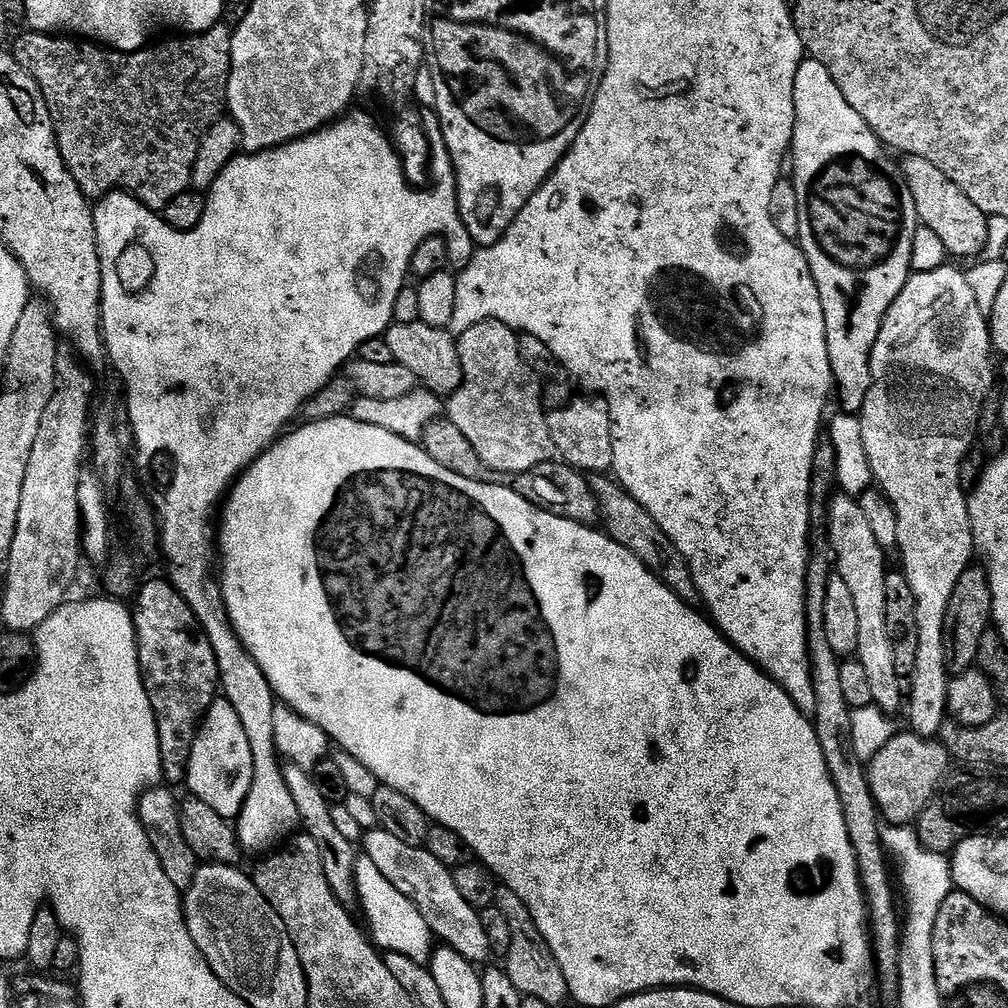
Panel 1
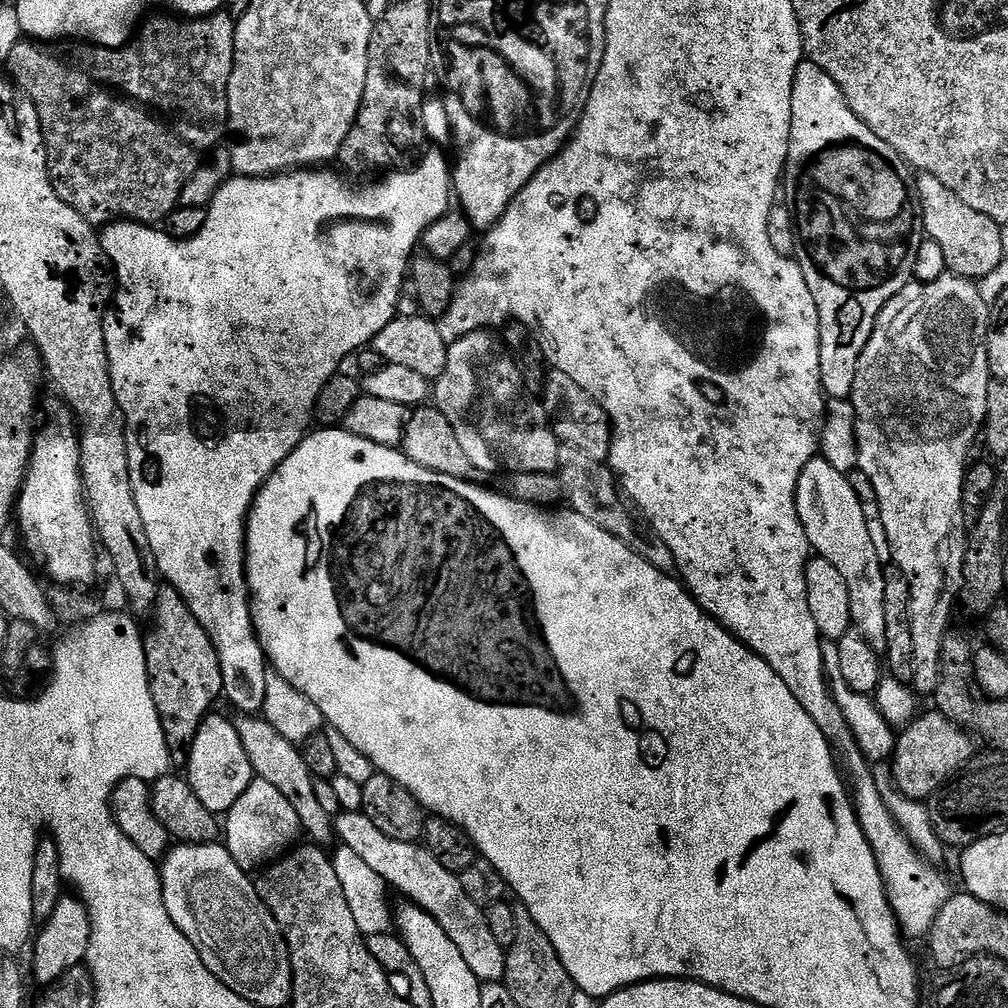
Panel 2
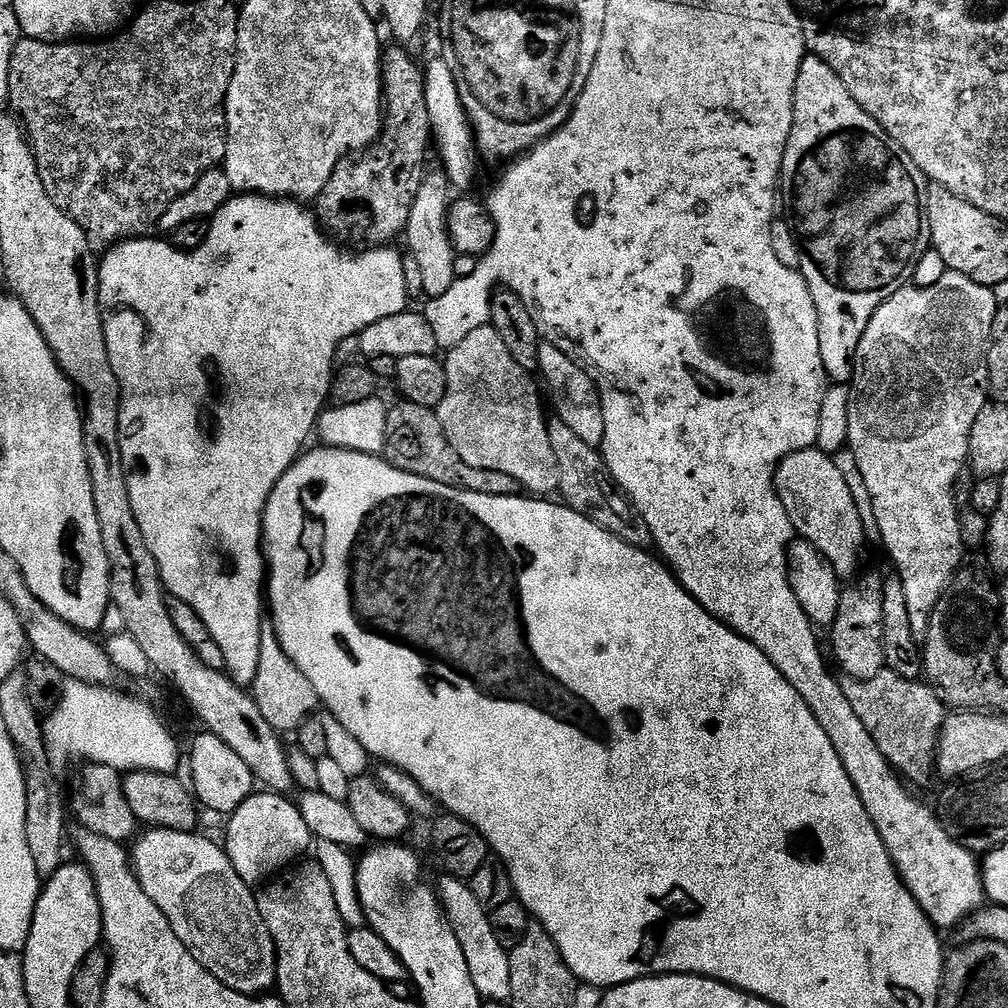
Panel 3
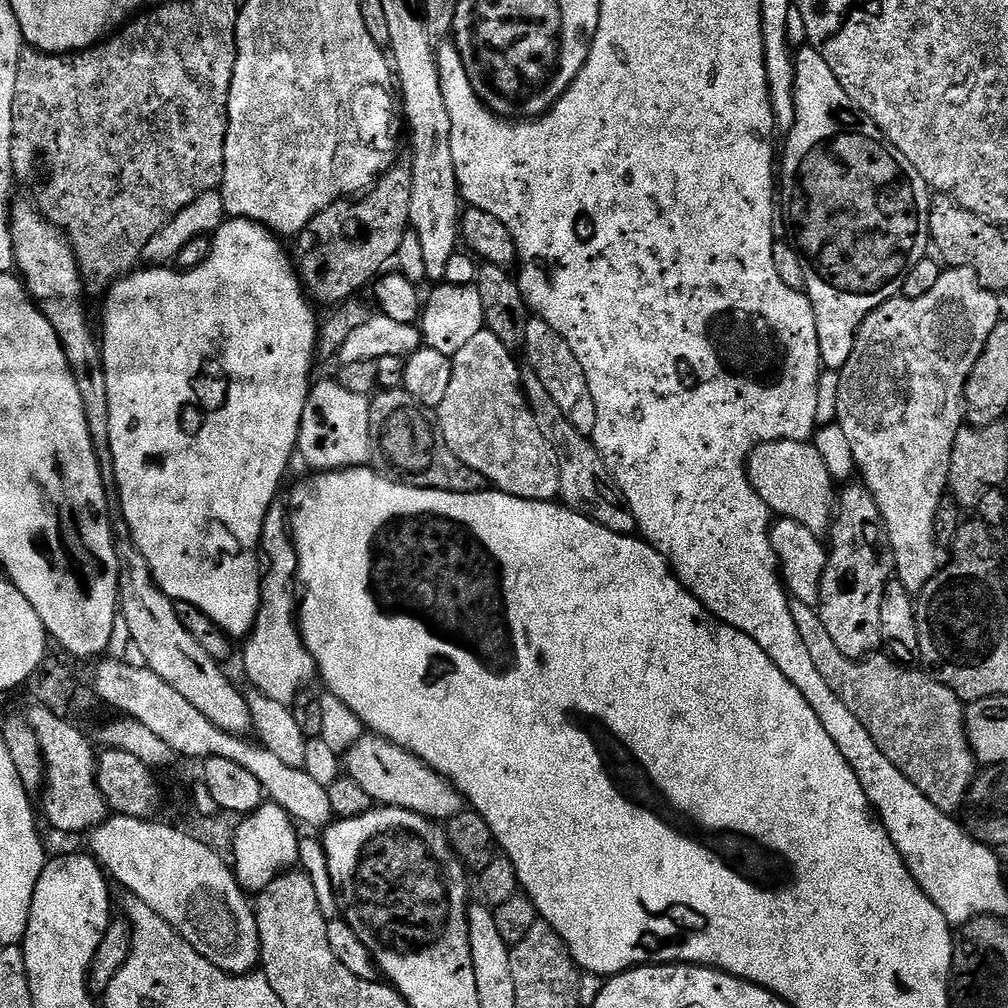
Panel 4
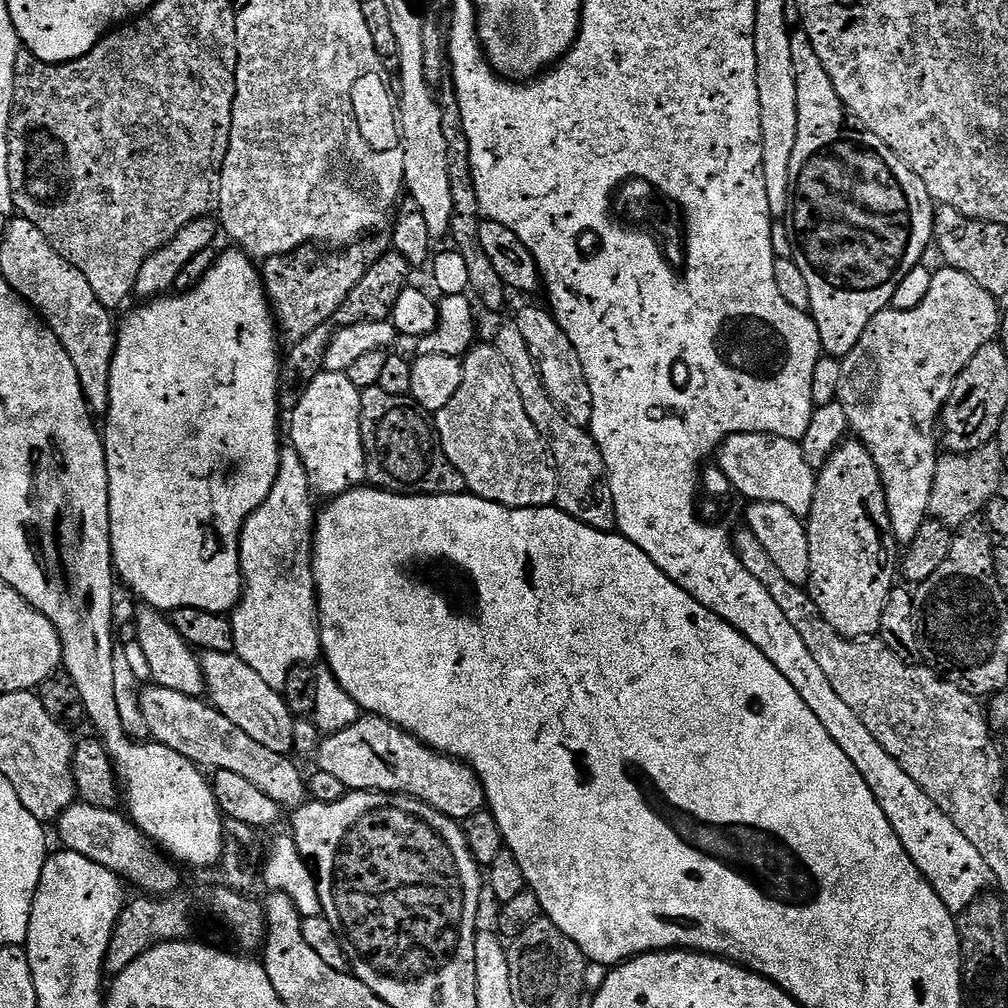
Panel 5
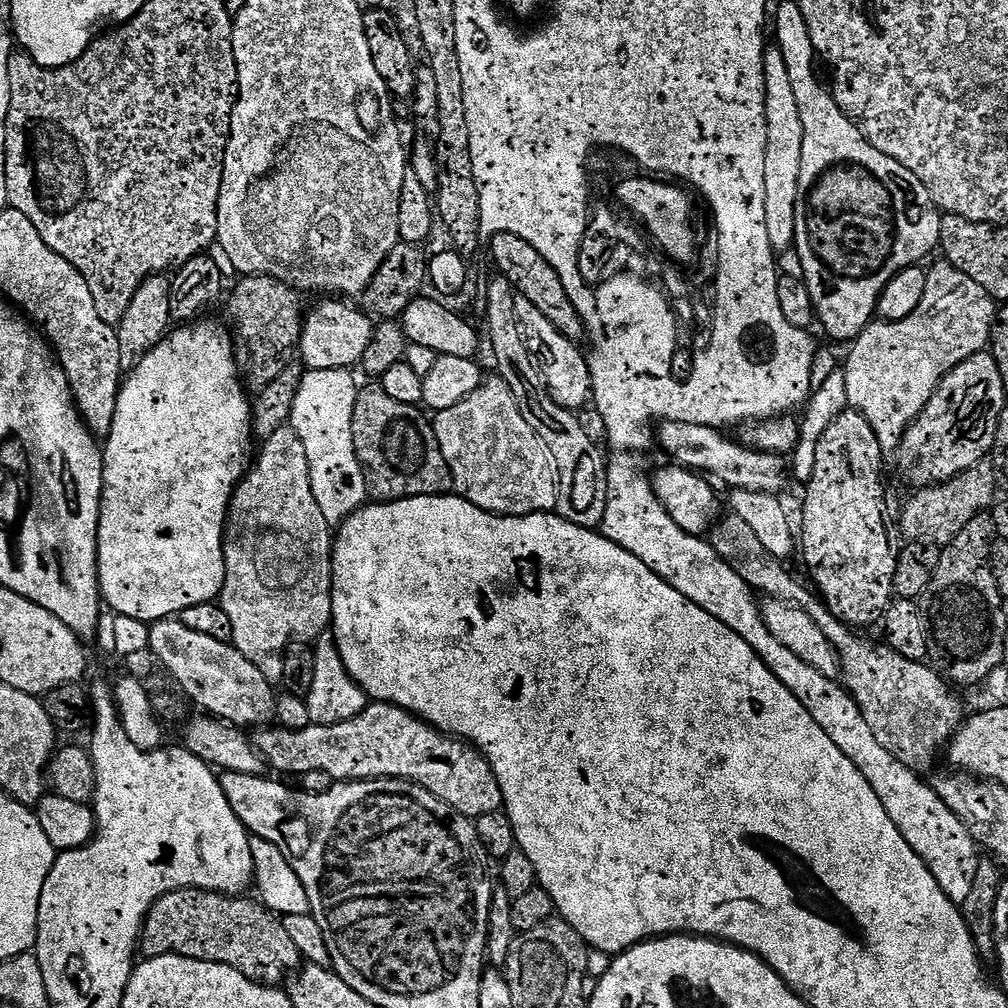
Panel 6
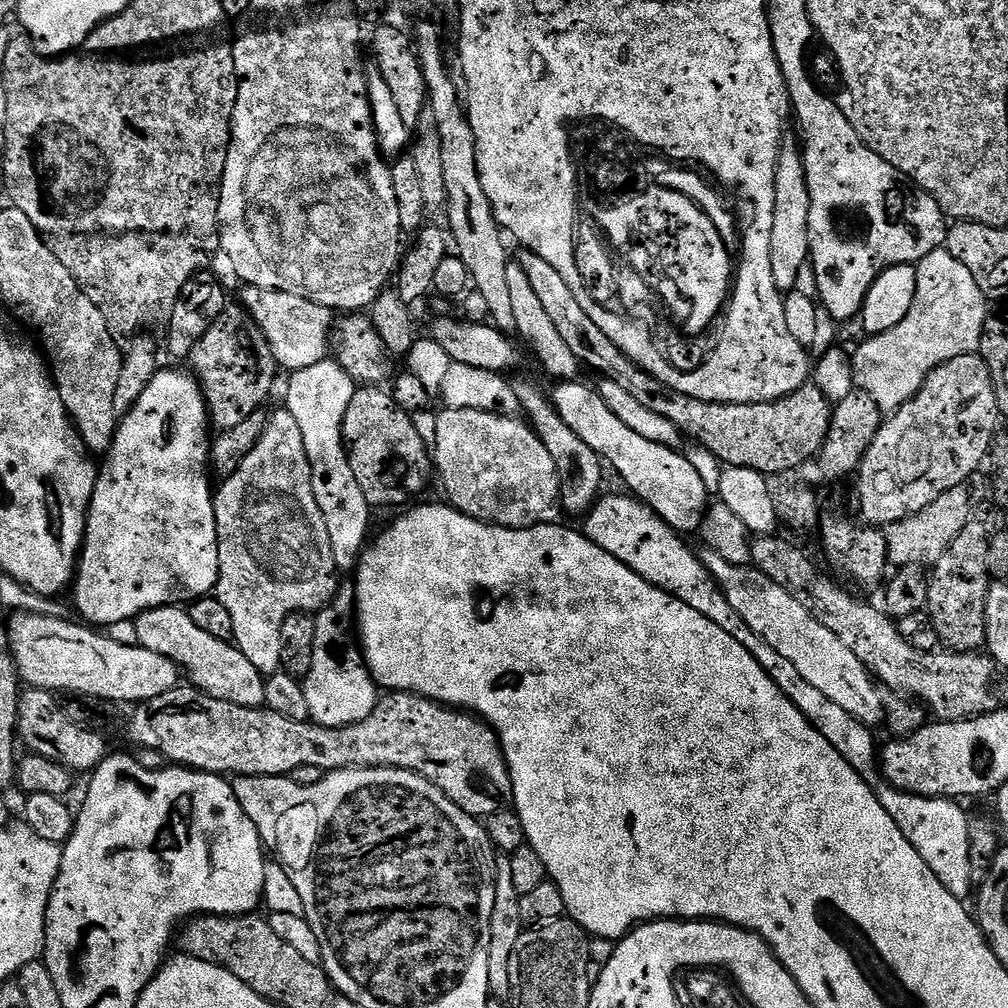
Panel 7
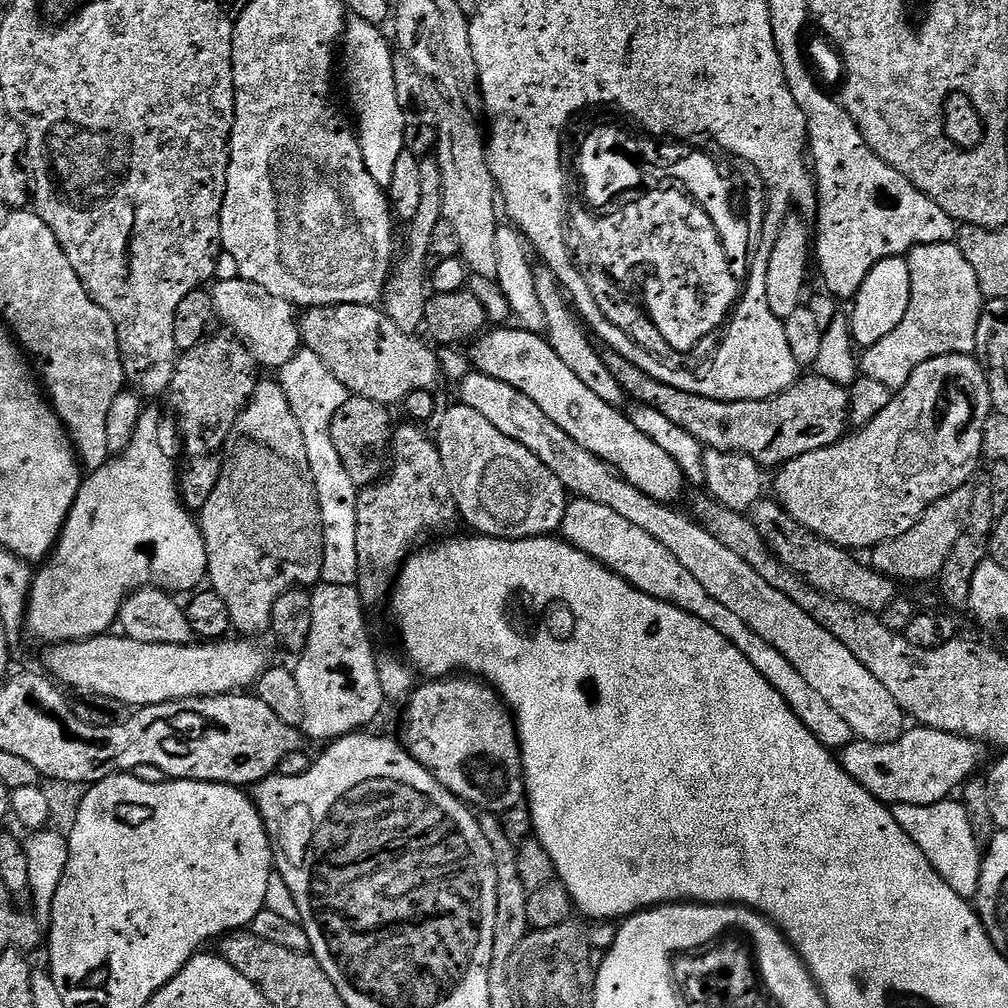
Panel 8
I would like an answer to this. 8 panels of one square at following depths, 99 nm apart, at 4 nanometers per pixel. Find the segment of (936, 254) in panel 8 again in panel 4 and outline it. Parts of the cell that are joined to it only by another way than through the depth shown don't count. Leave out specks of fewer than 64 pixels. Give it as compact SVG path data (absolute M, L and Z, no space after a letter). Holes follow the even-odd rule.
M948 268L941 271L938 283L934 285L934 290L922 294L922 298L909 300L907 296L901 294L874 309L861 322L860 328L856 332L856 341L854 342L854 350L850 354L850 362L846 362L846 366L839 371L840 385L838 386L838 410L836 411L835 423L840 425L843 433L846 434L847 441L850 442L853 462L858 469L859 479L874 498L874 502L878 502L878 510L884 519L892 553L896 559L895 579L897 581L900 579L901 586L906 591L912 592L911 594L919 594L926 586L926 582L935 578L936 573L942 567L942 556L940 560L939 552L941 549L938 547L936 539L936 515L938 514L938 506L945 503L946 493L948 492L948 475L950 474L950 458L954 450L954 438L958 438L960 429L965 427L966 424L964 415L966 382L974 370L974 362L978 362L978 358L982 358L986 338L990 338L990 330L994 330L994 326L998 326L1002 322L1000 300L1001 297L997 293L991 292L989 288L982 286L982 282L976 277L974 270Z

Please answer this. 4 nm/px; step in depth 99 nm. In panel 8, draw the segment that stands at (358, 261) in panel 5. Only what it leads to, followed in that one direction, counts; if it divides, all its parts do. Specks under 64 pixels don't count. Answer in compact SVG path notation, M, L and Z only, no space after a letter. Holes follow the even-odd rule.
M209 335L198 346L180 352L176 361L174 378L170 389L172 408L177 412L178 432L182 437L182 448L189 457L210 456L219 453L228 440L230 430L242 414L244 407L250 402L258 383L258 365L256 360L248 353L248 348L237 340L235 335L228 336Z

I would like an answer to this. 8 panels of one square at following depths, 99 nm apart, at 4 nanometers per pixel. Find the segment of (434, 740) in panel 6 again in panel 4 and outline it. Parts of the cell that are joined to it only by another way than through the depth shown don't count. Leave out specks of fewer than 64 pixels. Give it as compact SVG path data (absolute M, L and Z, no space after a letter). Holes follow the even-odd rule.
M366 734L354 742L346 754L346 775L358 782L358 786L362 786L377 805L410 810L427 820L447 822L466 808L464 797L445 776L385 736Z

